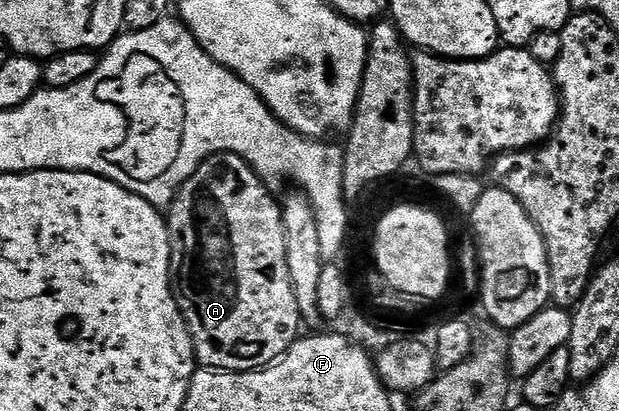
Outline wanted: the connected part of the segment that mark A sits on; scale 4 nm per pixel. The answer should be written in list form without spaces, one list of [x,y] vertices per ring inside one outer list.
[[[215,154],[198,167],[194,176],[186,180],[186,184],[182,184],[172,205],[167,207],[166,221],[172,245],[172,294],[176,297],[178,308],[188,326],[196,360],[201,367],[225,372],[259,370],[283,358],[284,353],[301,337],[302,323],[298,312],[298,300],[294,300],[294,284],[290,284],[290,268],[286,265],[286,232],[282,220],[282,206],[278,198],[271,193],[275,194],[268,183],[256,175],[256,171],[246,160],[242,160],[237,154]]]

